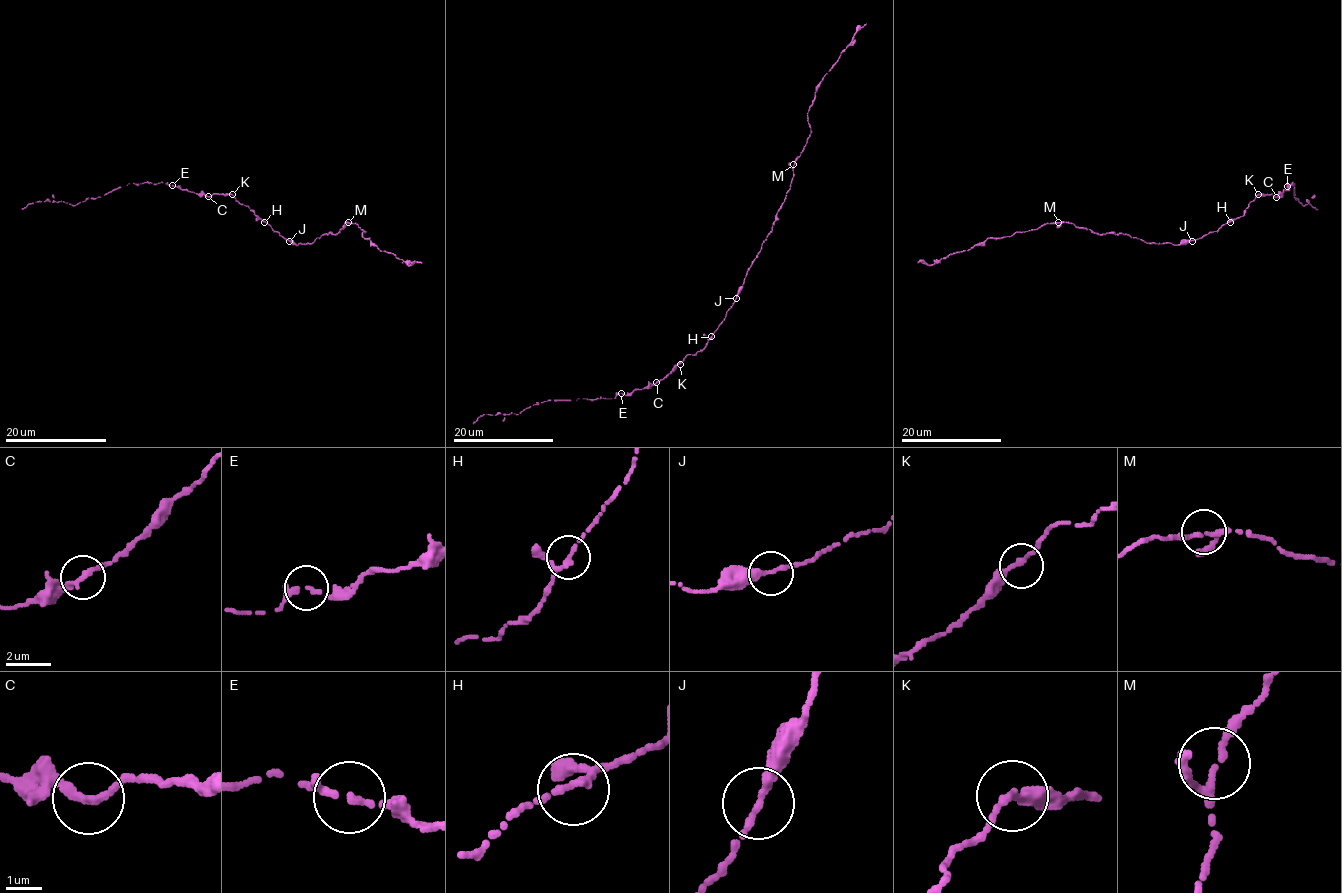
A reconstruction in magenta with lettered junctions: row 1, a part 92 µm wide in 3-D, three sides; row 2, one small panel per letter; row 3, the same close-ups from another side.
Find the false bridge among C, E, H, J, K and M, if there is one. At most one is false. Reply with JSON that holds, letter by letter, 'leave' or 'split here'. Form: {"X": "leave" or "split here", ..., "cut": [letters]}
{"C": "leave", "E": "leave", "H": "leave", "J": "leave", "K": "leave", "M": "leave", "cut": []}

